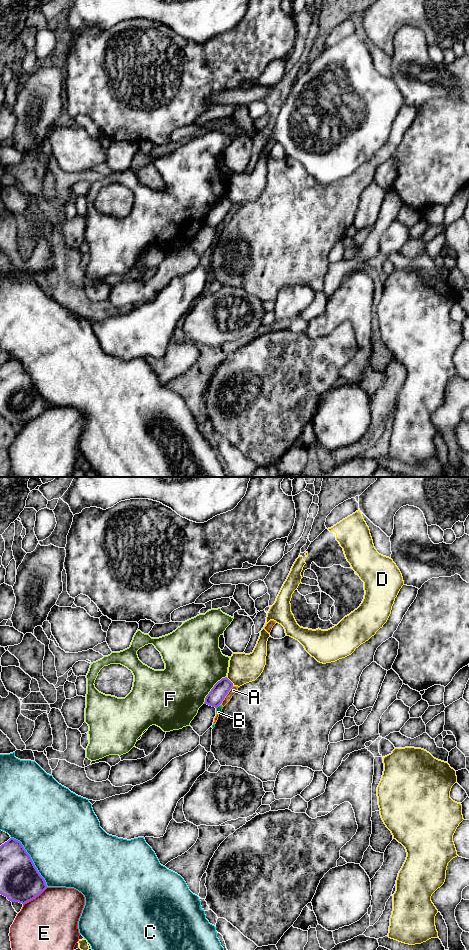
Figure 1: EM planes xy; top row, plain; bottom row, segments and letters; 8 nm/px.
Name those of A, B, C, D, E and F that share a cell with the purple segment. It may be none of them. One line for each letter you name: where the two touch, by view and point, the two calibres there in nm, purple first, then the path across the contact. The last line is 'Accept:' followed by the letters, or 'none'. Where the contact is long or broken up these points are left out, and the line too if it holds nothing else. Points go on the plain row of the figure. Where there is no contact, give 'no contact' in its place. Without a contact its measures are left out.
Accept: none

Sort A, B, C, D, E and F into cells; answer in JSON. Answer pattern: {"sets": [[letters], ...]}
{"sets": [["A", "B"], ["C"], ["D"], ["E"], ["F"]]}

